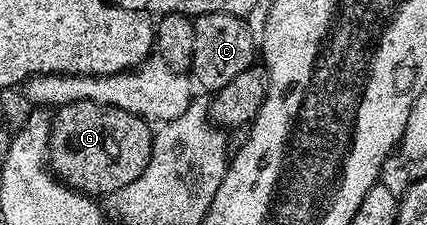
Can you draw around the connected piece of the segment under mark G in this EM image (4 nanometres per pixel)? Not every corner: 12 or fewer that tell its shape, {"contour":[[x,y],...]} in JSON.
{"contour":[[113,108],[52,119],[51,171],[90,197],[117,193]]}

